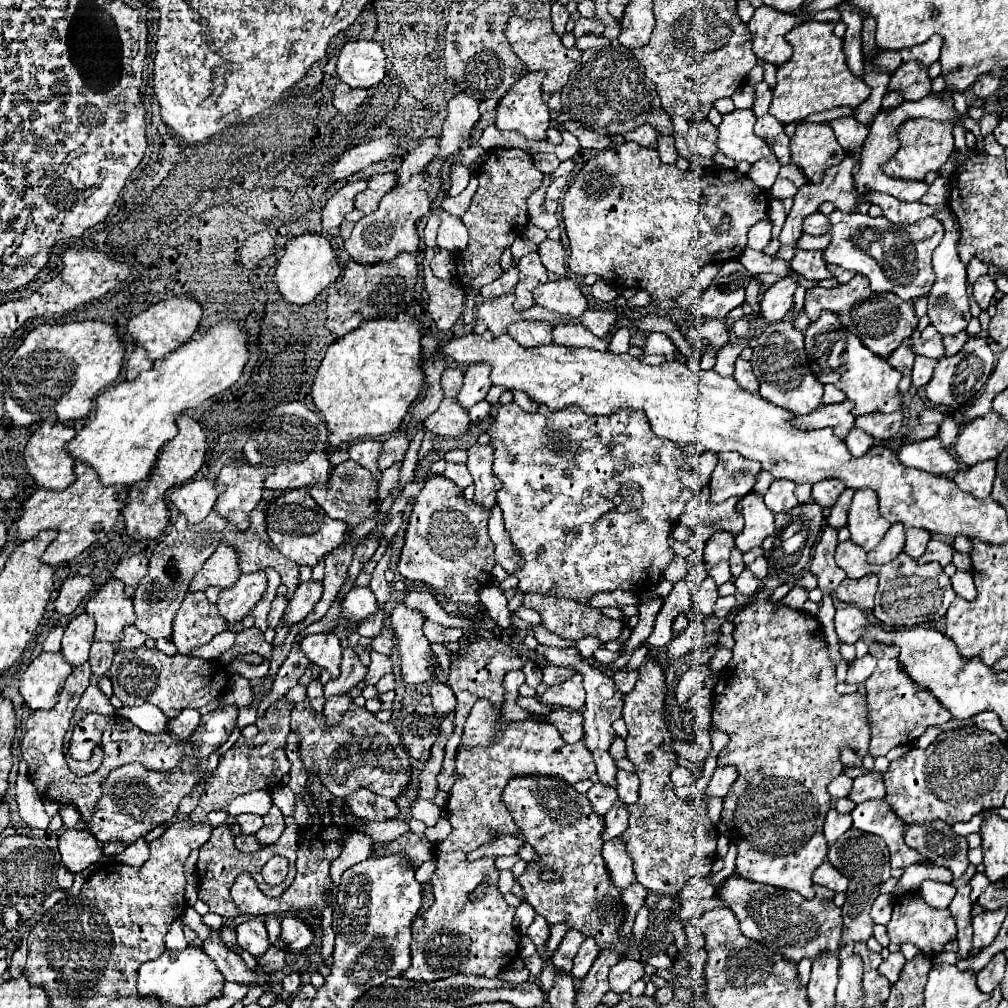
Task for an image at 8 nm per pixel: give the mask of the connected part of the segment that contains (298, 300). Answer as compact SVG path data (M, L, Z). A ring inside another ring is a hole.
M304 232L300 236L294 236L286 242L286 254L278 260L276 266L276 284L280 294L292 302L292 304L308 304L312 302L320 290L324 290L328 284L332 284L336 280L336 276L340 274L340 266L334 260L334 250L330 246L330 242L320 236L320 234L312 234L312 232Z

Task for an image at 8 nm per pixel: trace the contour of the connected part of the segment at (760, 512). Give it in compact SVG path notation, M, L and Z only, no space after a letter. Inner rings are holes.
M756 492L746 494L746 498L740 498L736 510L746 520L744 530L736 536L736 546L740 552L748 552L754 546L762 546L764 538L774 534L774 512L766 508L762 496L758 496Z

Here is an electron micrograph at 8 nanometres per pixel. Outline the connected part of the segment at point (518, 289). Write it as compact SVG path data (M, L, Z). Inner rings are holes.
M530 252L526 256L520 258L518 262L518 270L520 270L520 280L514 286L514 308L516 310L526 310L530 306L534 306L534 298L532 298L532 290L540 284L546 284L546 268L540 262L540 256L536 252Z

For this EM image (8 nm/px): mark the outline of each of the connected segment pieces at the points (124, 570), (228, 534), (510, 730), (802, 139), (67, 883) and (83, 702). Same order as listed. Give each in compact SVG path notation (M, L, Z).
M130 556L130 558L124 558L116 572L114 572L114 578L122 580L126 584L126 592L132 596L134 590L138 588L138 582L148 574L148 558L146 556Z
M254 508L254 510L252 510L252 518L250 518L250 528L244 530L244 532L236 530L234 524L228 524L222 542L226 542L226 544L230 544L230 546L236 548L238 558L240 558L240 570L242 570L242 574L256 572L256 570L266 570L266 568L274 568L274 570L280 574L282 584L288 586L286 598L290 600L290 598L294 596L294 592L296 592L296 588L298 588L298 584L300 584L300 582L298 582L298 564L292 562L292 560L288 560L288 558L286 558L278 548L274 548L274 544L270 542L268 532L266 532L266 518L264 518L264 512L258 514L258 508Z
M478 700L464 724L464 742L456 756L456 782L450 792L450 800L446 804L446 816L452 824L452 832L448 838L434 846L434 858L436 858L436 870L432 876L432 892L434 902L432 906L418 914L412 924L412 964L408 970L404 970L400 976L408 980L420 980L420 982L434 982L448 978L452 974L474 974L474 976L486 976L496 978L506 966L512 964L512 960L518 956L520 948L520 934L514 928L514 914L516 908L508 906L496 886L498 882L498 870L494 866L494 858L480 858L480 860L468 860L468 854L482 846L484 842L490 842L492 838L500 834L518 834L518 828L506 810L506 806L500 800L500 794L504 790L504 784L508 784L510 778L520 774L542 774L542 776L558 776L566 780L568 784L576 784L578 780L586 780L596 772L594 760L588 752L588 748L582 742L576 744L564 744L560 732L540 720L522 720L522 722L510 722L502 730L502 742L496 746L490 746L490 738L498 730L502 722L502 712L494 710L488 700Z
M802 122L790 140L790 162L796 164L810 182L822 180L824 170L840 164L844 159L844 148L838 144L828 124Z
M60 866L60 870L58 870L58 886L64 888L64 890L70 890L72 882L74 882L74 874L66 866Z
M90 684L86 688L86 692L82 694L80 702L78 702L77 710L71 719L71 725L76 724L80 719L82 719L87 713L96 712L98 714L104 714L104 716L110 716L114 714L114 706L110 704L110 700L100 692L98 686Z

